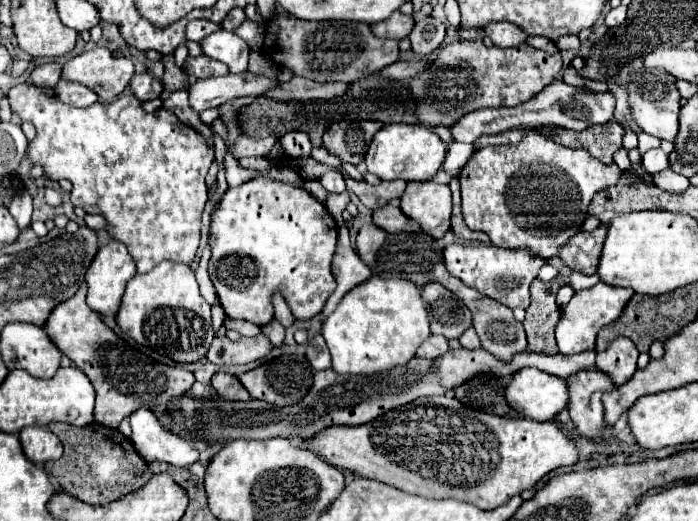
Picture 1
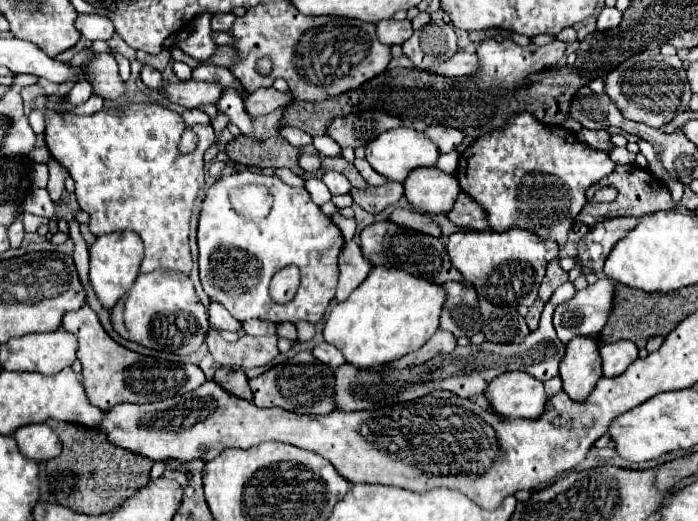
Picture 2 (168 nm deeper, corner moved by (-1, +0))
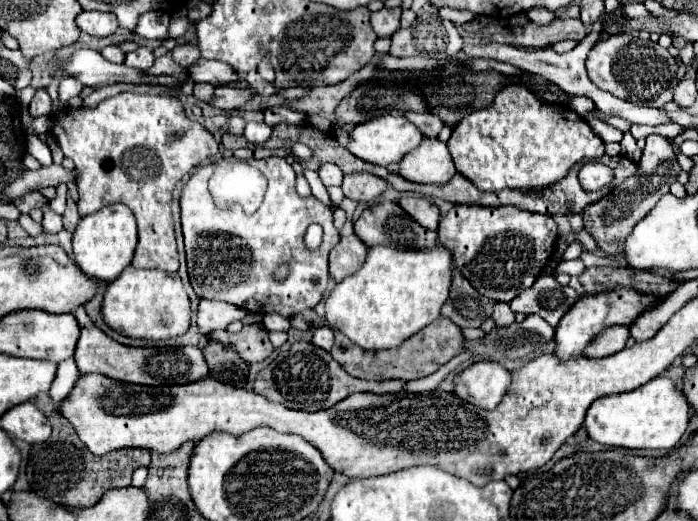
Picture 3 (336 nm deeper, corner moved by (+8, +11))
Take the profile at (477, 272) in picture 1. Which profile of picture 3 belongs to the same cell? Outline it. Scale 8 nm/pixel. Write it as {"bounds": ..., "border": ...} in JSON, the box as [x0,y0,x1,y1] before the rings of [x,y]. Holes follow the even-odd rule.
{"bounds":[438,204,558,302],"border":[[[454,204],[440,220],[438,240],[454,252],[454,266],[482,296],[496,302],[510,302],[530,288],[546,268],[554,254],[558,230],[552,216],[516,206],[484,208],[476,204]]]}

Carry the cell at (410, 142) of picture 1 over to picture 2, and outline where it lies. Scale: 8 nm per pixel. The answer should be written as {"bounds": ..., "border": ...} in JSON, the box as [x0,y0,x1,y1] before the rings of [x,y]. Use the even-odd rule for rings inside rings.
{"bounds":[365,127,439,181],"border":[[[397,127],[397,129],[389,129],[389,131],[381,133],[377,139],[373,139],[365,147],[365,159],[383,177],[387,177],[391,181],[405,181],[405,177],[415,167],[433,167],[439,159],[439,149],[425,133],[421,133],[413,127]]]}

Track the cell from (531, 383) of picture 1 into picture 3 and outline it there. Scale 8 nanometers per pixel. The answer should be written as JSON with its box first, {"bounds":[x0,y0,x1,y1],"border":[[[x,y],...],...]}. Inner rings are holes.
{"bounds":[454,362,512,410],"border":[[[474,362],[454,378],[454,394],[462,400],[494,410],[512,382],[510,372],[496,362]]]}

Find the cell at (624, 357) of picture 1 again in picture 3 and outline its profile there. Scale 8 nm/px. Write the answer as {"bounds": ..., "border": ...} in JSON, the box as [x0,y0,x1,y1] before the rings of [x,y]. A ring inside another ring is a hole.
{"bounds":[584,326,628,358],"border":[[[610,326],[604,332],[600,332],[592,344],[588,344],[588,348],[584,350],[584,356],[588,358],[604,358],[610,354],[620,352],[626,346],[628,340],[628,328],[626,326]]]}

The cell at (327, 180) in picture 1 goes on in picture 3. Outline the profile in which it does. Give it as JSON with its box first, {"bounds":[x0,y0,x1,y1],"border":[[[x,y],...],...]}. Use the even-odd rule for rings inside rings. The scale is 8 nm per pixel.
{"bounds":[318,164,344,188],"border":[[[322,164],[318,174],[320,174],[320,180],[322,180],[322,184],[326,188],[328,186],[340,186],[342,184],[342,176],[344,176],[342,170],[336,164]]]}

